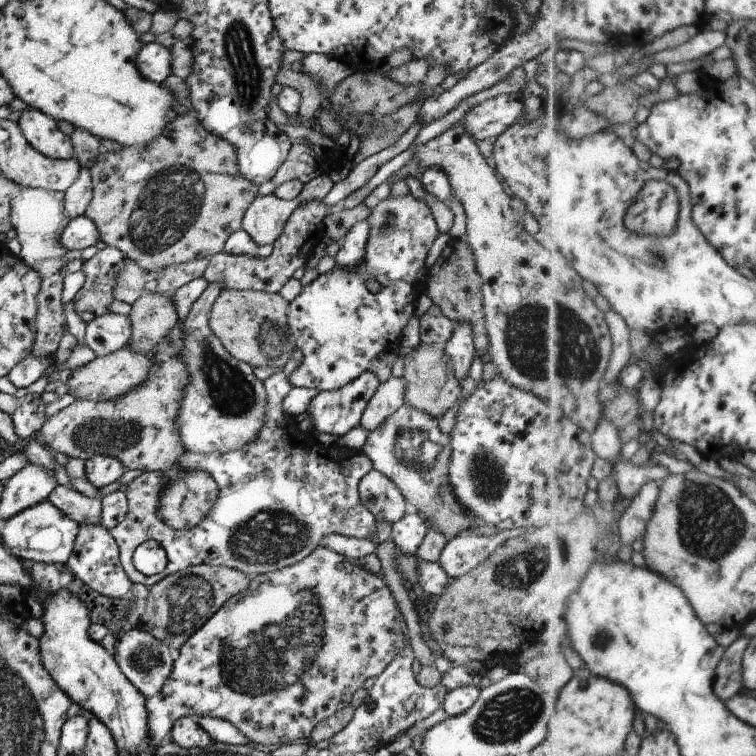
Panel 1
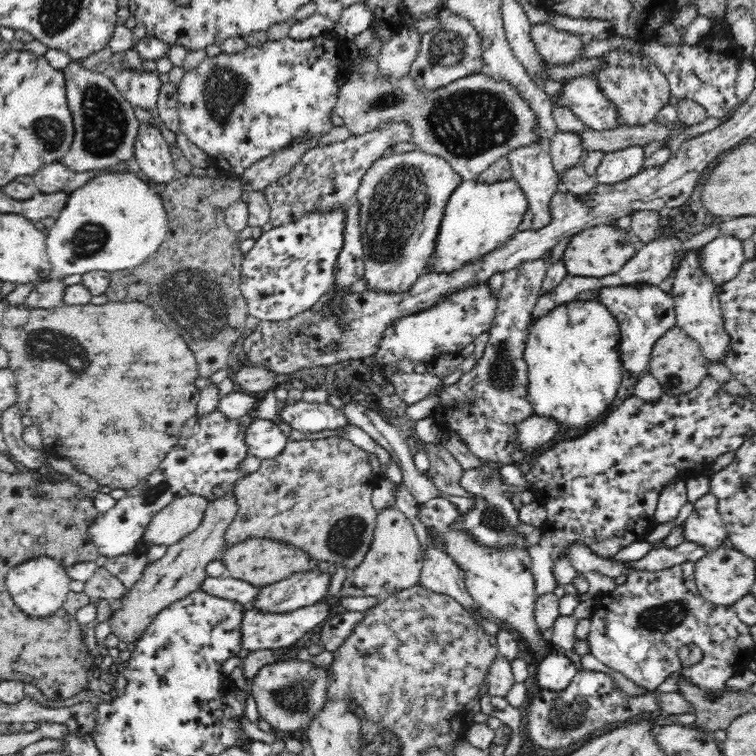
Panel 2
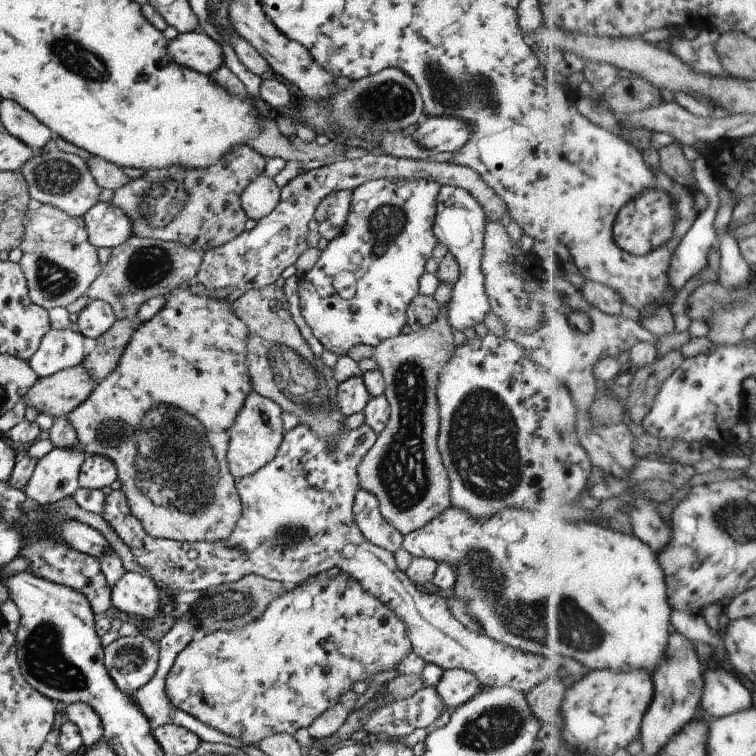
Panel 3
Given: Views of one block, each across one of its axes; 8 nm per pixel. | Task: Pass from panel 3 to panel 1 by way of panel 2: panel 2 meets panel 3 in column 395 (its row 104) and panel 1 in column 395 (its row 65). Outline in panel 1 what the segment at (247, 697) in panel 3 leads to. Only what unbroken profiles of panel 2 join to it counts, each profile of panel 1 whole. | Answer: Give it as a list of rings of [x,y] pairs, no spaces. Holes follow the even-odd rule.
[[[315,547],[309,556],[299,560],[295,564],[254,576],[247,585],[247,588],[230,599],[227,599],[221,608],[207,619],[207,622],[200,626],[183,644],[174,652],[174,659],[169,678],[165,680],[161,690],[156,695],[150,696],[145,701],[147,712],[147,736],[149,736],[149,746],[157,748],[163,740],[163,736],[170,732],[175,720],[184,716],[196,718],[197,716],[212,716],[227,720],[241,732],[249,742],[263,744],[263,746],[275,746],[275,744],[286,745],[287,743],[297,743],[308,738],[311,730],[317,722],[329,718],[331,714],[345,708],[349,704],[353,692],[357,690],[367,680],[375,678],[391,660],[397,656],[399,650],[409,647],[409,635],[407,627],[403,622],[403,616],[395,605],[391,592],[385,585],[385,581],[368,570],[359,568],[356,564],[351,564],[349,557],[337,554],[327,547]]]

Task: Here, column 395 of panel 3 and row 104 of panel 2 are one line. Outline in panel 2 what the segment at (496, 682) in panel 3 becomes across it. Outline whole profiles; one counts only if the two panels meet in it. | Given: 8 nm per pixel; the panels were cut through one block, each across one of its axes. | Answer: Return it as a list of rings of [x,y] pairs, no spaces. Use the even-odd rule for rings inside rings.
[[[594,75],[571,79],[563,92],[564,103],[594,130],[614,130],[620,127],[620,112],[616,103],[600,89]]]

